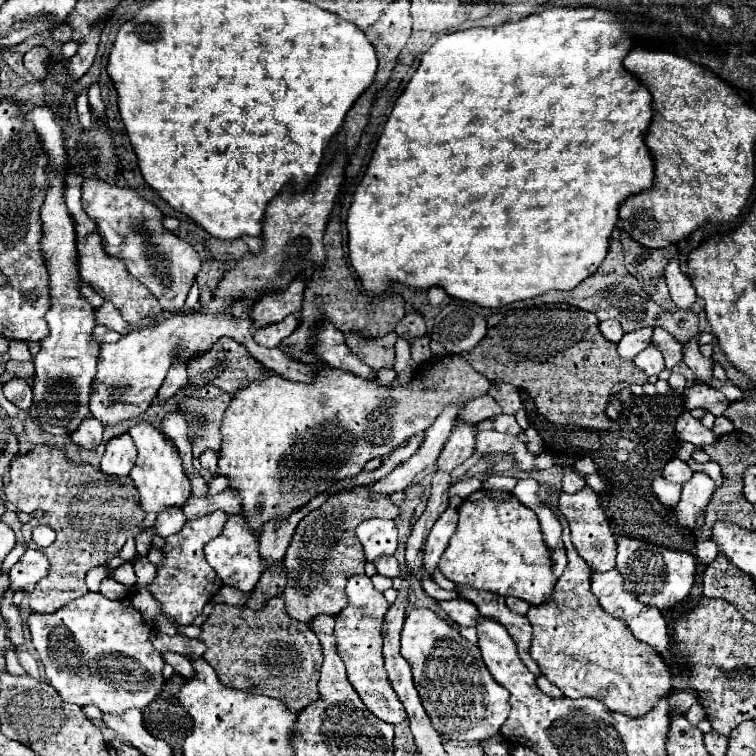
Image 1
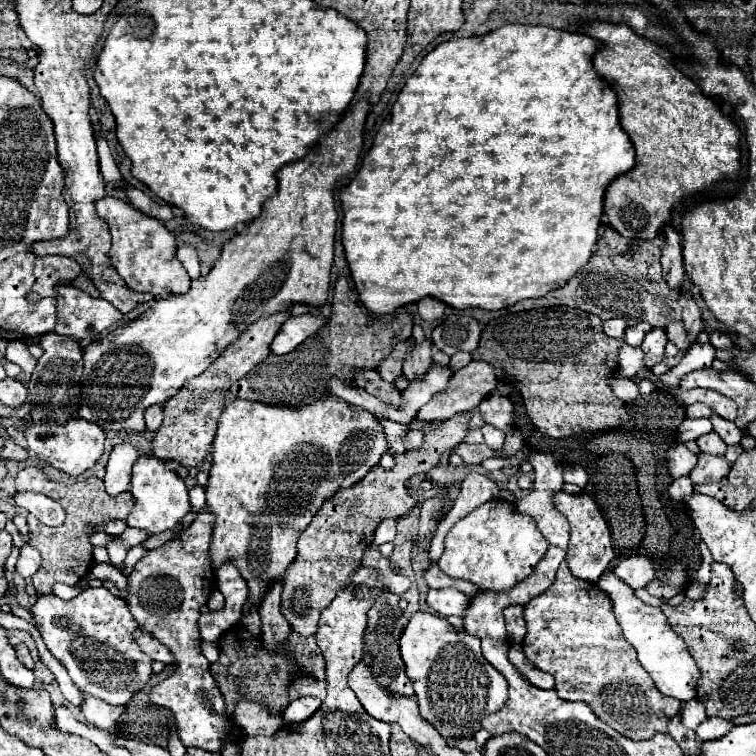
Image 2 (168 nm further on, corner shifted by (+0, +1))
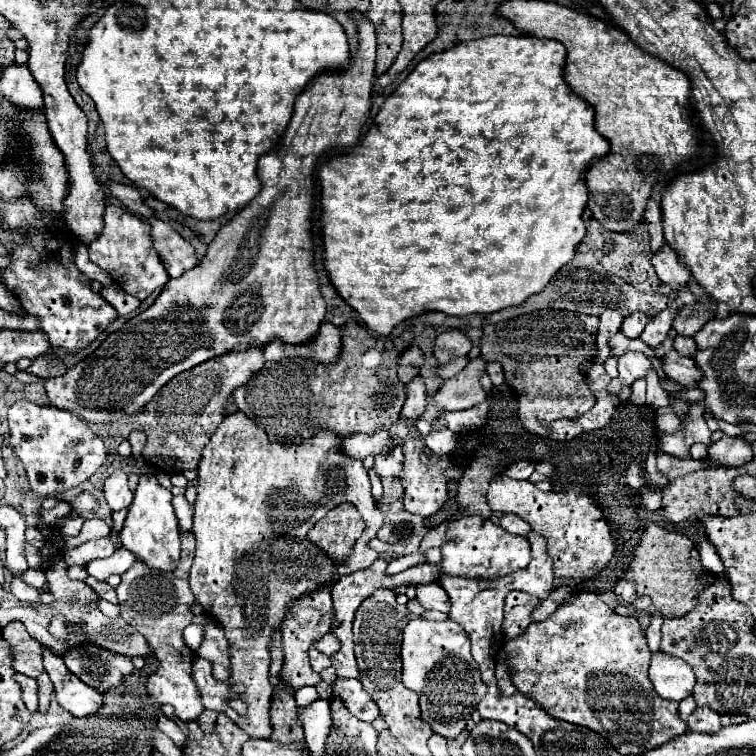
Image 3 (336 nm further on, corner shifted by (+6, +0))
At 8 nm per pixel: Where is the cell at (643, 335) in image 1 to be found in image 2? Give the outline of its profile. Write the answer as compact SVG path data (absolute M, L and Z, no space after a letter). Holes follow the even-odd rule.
M639 322L637 326L629 326L625 332L625 342L631 346L639 346L649 330L651 330L651 324L647 324L647 322Z

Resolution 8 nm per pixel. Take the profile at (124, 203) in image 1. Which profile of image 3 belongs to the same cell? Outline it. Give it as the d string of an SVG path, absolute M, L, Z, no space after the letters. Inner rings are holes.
M107 205L103 221L103 233L97 237L97 241L89 245L89 259L105 269L125 293L135 295L141 301L147 299L155 289L163 287L169 281L169 275L157 251L153 249L151 223L143 221L141 217L119 205Z

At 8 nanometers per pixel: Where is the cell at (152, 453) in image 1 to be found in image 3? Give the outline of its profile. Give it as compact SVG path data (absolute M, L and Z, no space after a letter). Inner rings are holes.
M141 475L139 485L135 489L133 503L129 507L125 525L119 533L121 543L125 549L133 551L137 559L145 561L153 569L161 571L175 571L179 555L181 555L181 543L179 543L179 525L177 517L171 505L173 493L159 485L155 475Z

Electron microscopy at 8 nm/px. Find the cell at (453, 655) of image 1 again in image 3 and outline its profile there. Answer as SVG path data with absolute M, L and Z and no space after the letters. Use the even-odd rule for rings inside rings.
M411 619L403 629L401 661L403 685L419 695L421 719L429 723L433 733L447 739L455 739L465 729L465 723L471 719L477 703L487 693L487 685L481 679L481 671L471 657L471 641L465 631L451 619Z

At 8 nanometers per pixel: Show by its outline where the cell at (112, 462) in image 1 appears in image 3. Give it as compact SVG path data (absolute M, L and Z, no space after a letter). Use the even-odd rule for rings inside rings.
M117 467L107 479L105 479L105 487L103 487L107 505L113 511L125 509L131 505L133 501L133 493L127 487L127 473L123 471L123 467Z

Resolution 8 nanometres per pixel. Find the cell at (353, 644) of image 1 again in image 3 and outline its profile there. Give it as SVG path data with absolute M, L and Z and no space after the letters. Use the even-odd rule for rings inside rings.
M337 679L333 685L333 695L339 695L349 707L349 711L361 721L375 721L379 717L377 705L369 699L369 693L361 687L359 679Z

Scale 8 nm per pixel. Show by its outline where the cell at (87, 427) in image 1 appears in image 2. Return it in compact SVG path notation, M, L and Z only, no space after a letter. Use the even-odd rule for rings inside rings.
M69 418L65 424L47 424L47 422L25 422L23 436L27 440L27 448L45 464L69 474L79 476L93 468L101 454L103 454L103 442L105 434L95 422L87 422L83 418Z

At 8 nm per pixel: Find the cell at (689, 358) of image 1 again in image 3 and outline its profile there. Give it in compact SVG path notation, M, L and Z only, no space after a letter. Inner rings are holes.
M665 245L655 257L653 257L653 267L655 267L655 273L659 275L659 279L669 285L673 291L677 289L685 289L687 287L687 281L691 277L691 273L679 263L677 259L677 253Z

